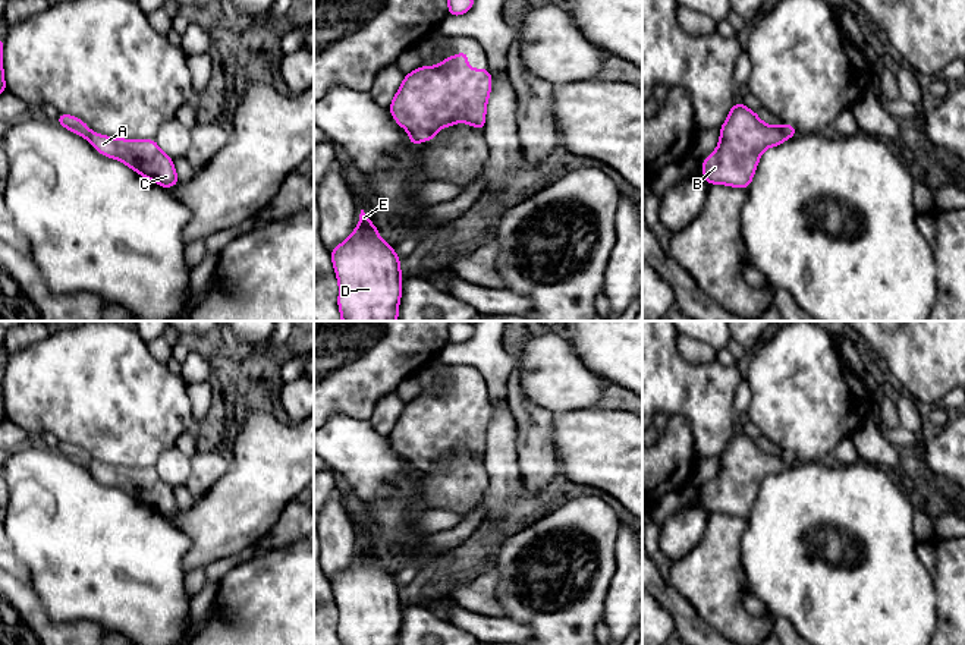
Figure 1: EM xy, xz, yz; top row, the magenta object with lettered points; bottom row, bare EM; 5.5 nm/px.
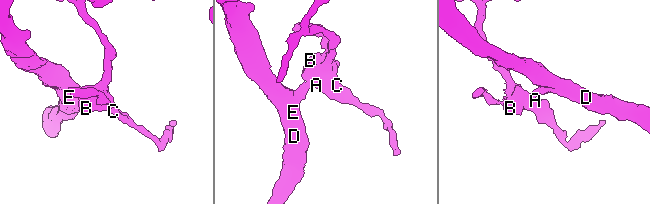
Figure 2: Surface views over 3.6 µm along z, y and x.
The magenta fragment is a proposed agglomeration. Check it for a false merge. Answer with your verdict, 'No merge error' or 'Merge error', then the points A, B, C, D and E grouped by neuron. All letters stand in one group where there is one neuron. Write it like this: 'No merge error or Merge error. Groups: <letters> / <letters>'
Merge error. Groups: A B C / D E

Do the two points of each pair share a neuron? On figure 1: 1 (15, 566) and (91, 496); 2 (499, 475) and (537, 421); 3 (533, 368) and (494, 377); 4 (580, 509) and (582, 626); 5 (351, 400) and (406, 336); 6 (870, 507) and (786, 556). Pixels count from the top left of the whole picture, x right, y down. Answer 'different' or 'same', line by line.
1: different
2: different
3: different
4: same
5: same
6: same

